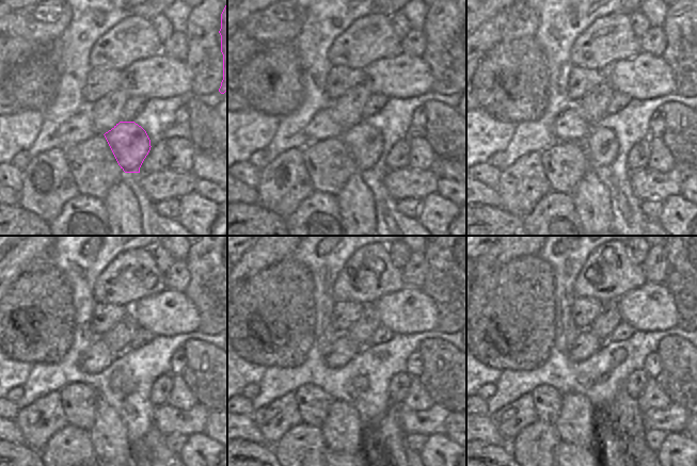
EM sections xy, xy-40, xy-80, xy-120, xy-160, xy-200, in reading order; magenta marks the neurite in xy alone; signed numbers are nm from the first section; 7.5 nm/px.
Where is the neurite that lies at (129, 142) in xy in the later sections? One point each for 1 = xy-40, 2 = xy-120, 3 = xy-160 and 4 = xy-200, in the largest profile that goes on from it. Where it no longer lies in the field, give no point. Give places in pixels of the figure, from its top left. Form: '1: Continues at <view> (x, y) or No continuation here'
1: Continues at xy-40 (364, 142)
2: Continues at xy-120 (124, 383)
3: Continues at xy-160 (361, 382)
4: Continues at xy-200 (603, 378).

